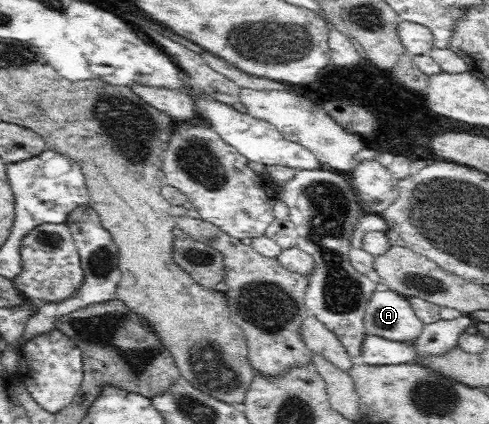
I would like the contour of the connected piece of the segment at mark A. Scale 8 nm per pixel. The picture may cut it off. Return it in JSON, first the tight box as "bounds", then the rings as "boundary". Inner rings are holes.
{"bounds":[364,289,424,342],"boundary":[[[389,289],[371,295],[364,316],[366,334],[404,342],[416,338],[424,326],[406,297]]]}

